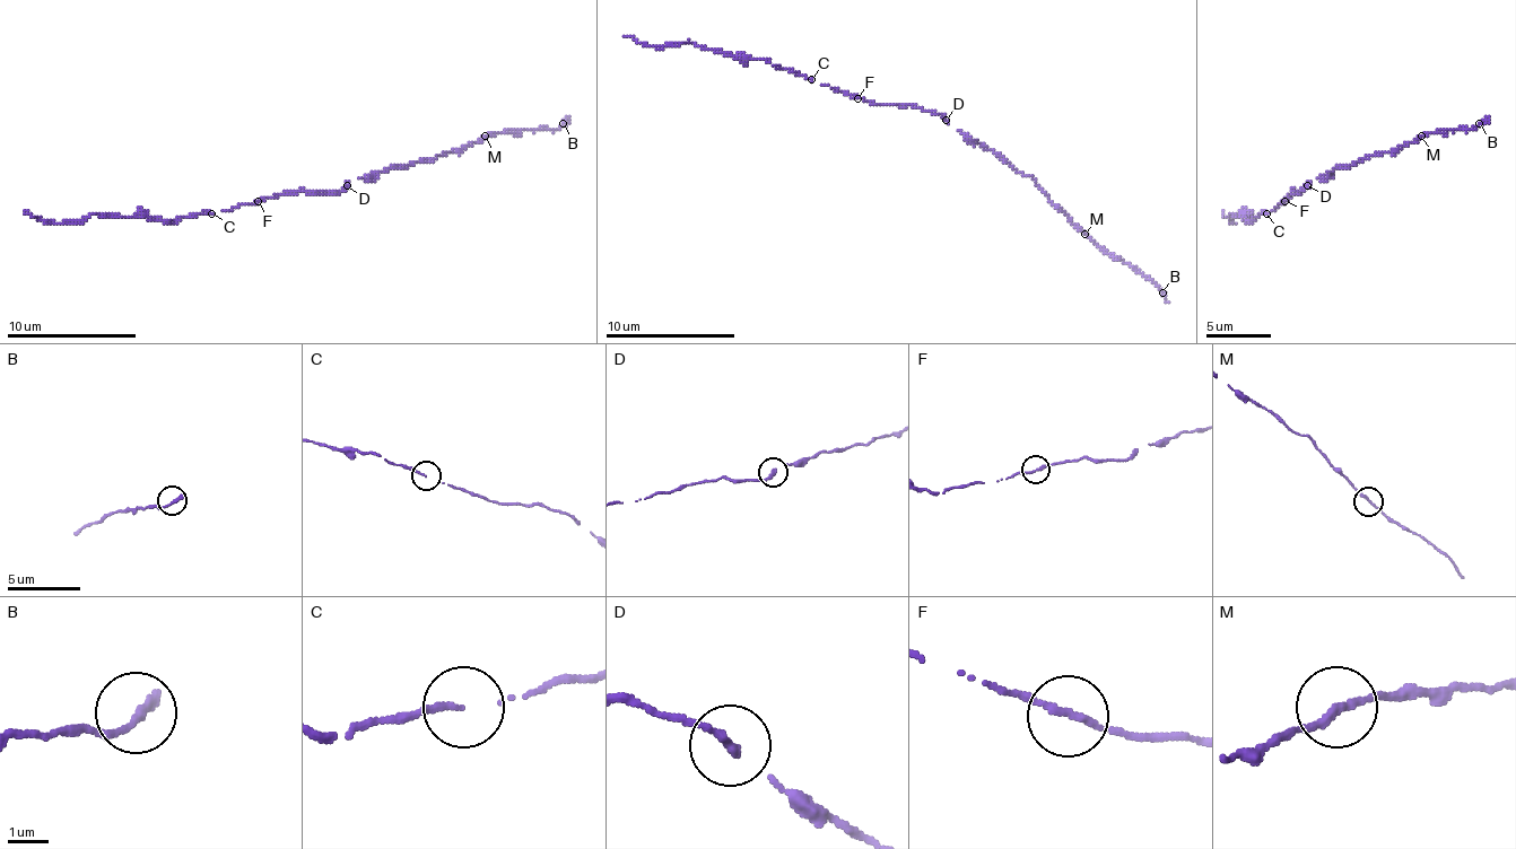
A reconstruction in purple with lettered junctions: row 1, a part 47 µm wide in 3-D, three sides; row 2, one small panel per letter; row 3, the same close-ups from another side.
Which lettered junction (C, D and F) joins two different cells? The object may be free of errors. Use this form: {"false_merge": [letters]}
{"false_merge": []}

